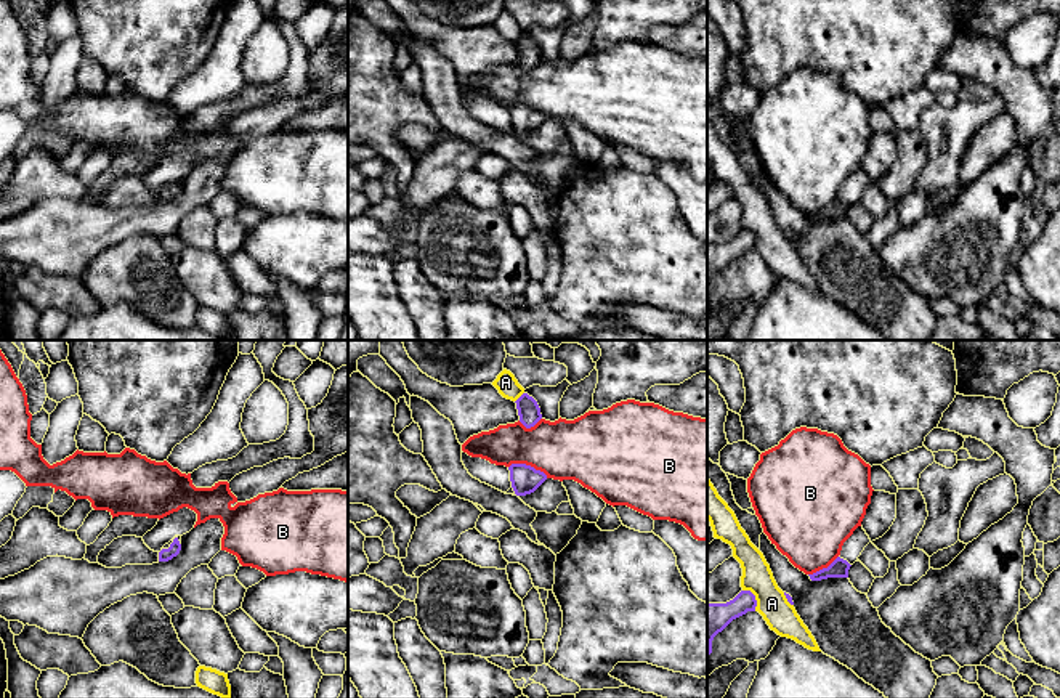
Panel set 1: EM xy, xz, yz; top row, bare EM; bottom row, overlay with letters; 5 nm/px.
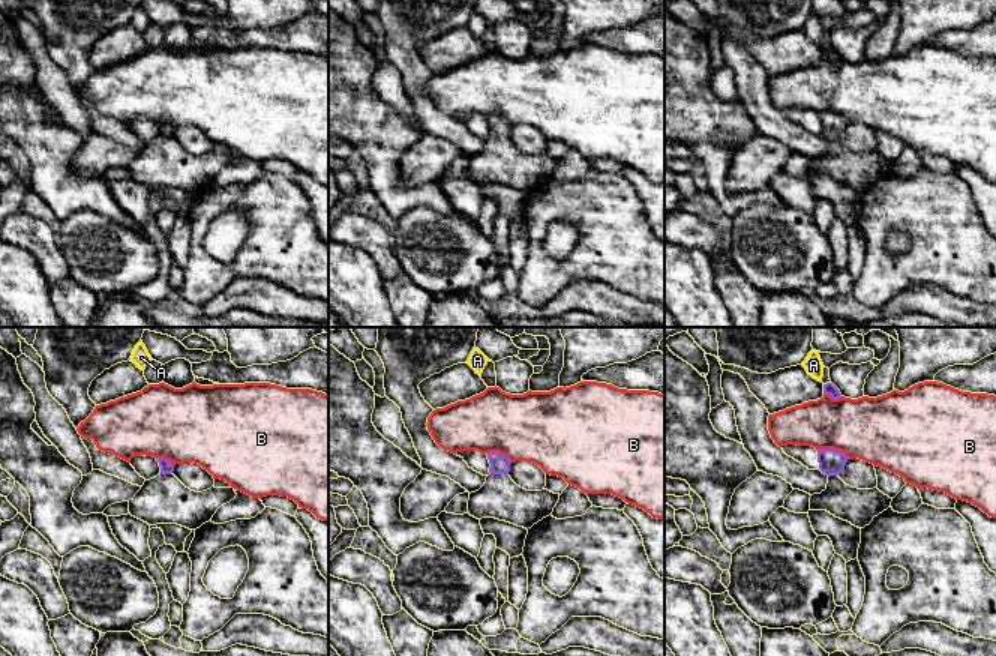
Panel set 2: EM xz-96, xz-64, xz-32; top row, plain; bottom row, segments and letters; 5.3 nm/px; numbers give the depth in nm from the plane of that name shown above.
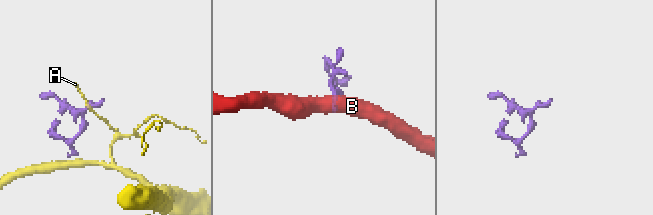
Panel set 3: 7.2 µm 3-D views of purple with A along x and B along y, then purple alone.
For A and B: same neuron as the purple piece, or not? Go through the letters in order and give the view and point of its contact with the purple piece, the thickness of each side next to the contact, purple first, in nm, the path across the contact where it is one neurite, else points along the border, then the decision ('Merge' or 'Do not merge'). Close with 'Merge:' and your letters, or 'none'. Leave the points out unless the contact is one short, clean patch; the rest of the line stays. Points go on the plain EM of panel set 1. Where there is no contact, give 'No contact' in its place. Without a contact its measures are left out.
A: Touches purple at yz (754, 238). Thickness 160 nm (purple) against 160 nm. Boundary: yz (743, 230), (754, 236), (756, 251). Do not merge
B: Touches purple at xz (528, 106). Thickness 140 nm (purple) against 300 nm. Boundary: xz (509, 106), (530, 105), (547, 117). Do not merge
Merge: none

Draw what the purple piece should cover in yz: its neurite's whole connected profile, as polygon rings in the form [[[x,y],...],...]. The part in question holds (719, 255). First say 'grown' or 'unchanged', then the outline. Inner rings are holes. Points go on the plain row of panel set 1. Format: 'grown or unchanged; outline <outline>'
unchanged; outline [[[741,231],[733,241],[726,244],[707,244],[707,297],[712,294],[712,281],[733,260],[755,252],[757,241],[750,231]]]

